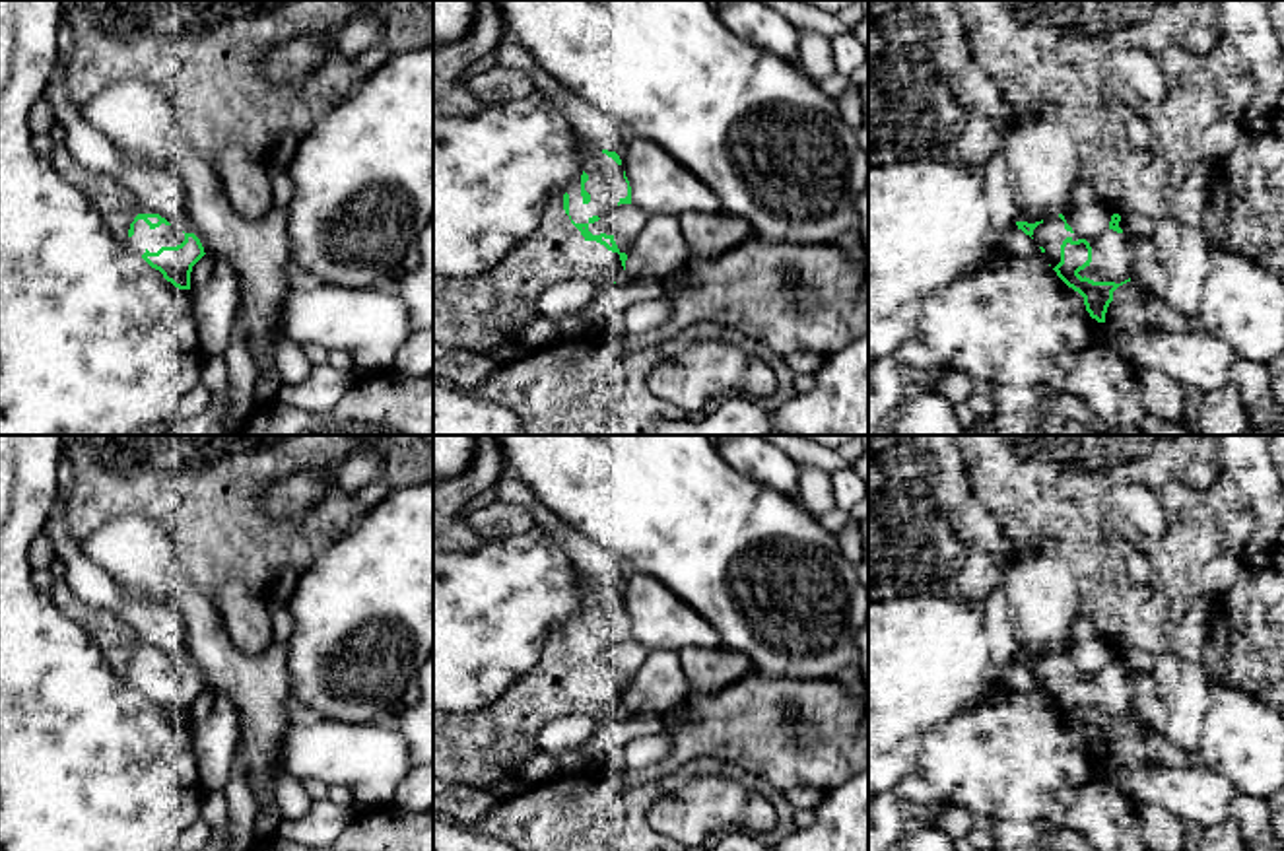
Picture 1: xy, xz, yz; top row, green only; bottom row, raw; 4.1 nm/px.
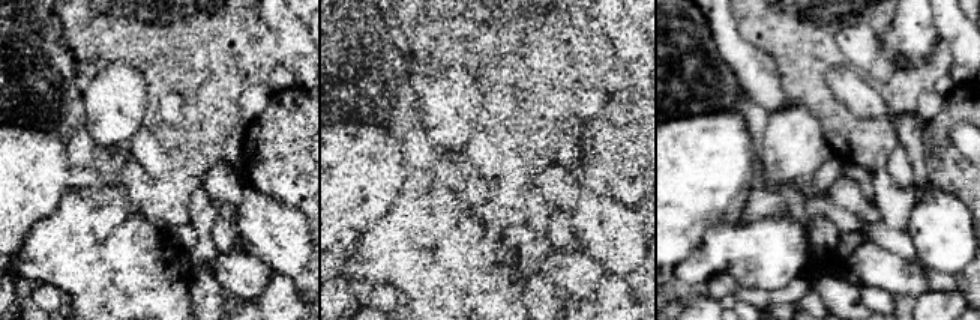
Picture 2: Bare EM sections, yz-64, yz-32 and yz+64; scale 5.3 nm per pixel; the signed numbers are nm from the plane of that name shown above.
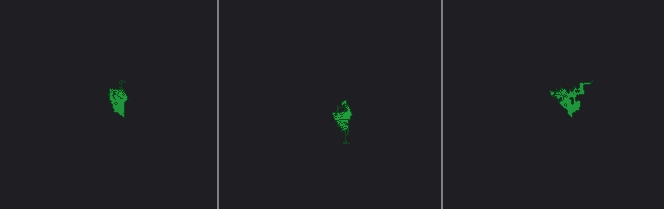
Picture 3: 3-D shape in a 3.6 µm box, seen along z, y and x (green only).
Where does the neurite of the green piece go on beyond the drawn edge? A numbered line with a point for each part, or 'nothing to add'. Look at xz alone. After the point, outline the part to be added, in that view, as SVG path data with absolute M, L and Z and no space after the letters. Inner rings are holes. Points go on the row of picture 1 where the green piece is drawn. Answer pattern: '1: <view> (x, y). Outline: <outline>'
1: xz (607, 185). Outline: M592 142L581 146L583 169L589 181L583 185L581 177L575 177L569 187L569 216L575 223L587 223L592 235L600 235L602 227L589 220L592 216L604 216L608 208L618 206L627 196L627 183L624 179L624 165L618 165Z

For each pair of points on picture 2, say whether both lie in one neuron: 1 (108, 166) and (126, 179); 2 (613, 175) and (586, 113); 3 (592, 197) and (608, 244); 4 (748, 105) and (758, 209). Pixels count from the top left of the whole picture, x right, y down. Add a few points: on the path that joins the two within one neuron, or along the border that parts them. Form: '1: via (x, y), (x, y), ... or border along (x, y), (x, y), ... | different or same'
1: via (113, 166), (122, 175) | same
2: border along (607, 92), (601, 110), (590, 120) | different
3: via (596, 209), (608, 232) | same
4: via (758, 131), (758, 184) | same

